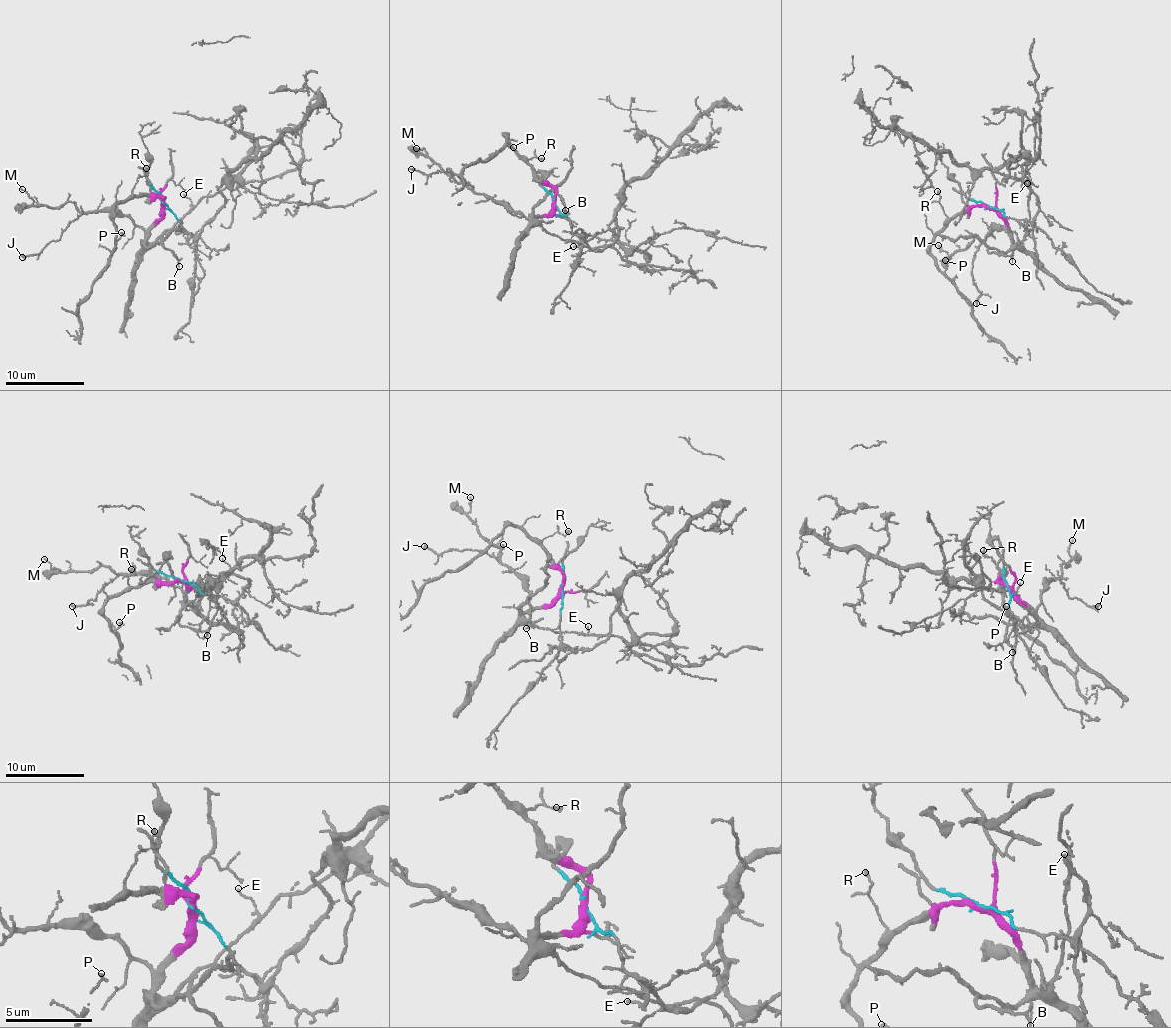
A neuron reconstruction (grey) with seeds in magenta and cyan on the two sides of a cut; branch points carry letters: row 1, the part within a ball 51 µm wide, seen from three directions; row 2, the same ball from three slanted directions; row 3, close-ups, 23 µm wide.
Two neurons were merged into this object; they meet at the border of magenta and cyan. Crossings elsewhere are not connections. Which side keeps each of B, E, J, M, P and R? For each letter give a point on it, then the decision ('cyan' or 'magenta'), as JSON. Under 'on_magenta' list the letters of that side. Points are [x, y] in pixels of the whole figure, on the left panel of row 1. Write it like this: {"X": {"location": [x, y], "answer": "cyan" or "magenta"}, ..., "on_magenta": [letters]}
{"B": {"location": [179, 266], "answer": "magenta"}, "E": {"location": [183, 194], "answer": "magenta"}, "J": {"location": [22, 257], "answer": "magenta"}, "M": {"location": [22, 189], "answer": "magenta"}, "P": {"location": [121, 232], "answer": "magenta"}, "R": {"location": [146, 168], "answer": "magenta"}, "on_magenta": ["B", "E", "J", "M", "P", "R"]}

